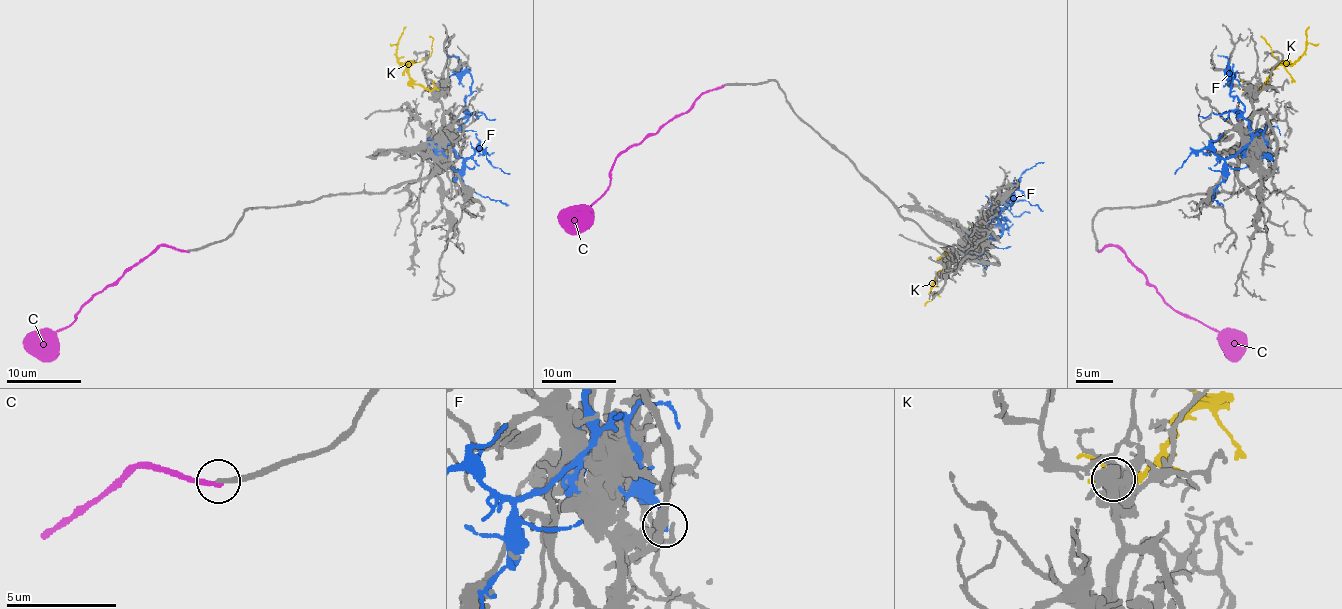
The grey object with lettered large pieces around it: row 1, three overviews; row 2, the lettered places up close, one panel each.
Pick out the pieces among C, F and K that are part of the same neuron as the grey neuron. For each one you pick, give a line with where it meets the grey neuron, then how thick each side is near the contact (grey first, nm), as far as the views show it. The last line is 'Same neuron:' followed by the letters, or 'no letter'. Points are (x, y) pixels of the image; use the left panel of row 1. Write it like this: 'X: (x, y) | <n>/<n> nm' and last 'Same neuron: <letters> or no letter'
Same neuron: no letter

